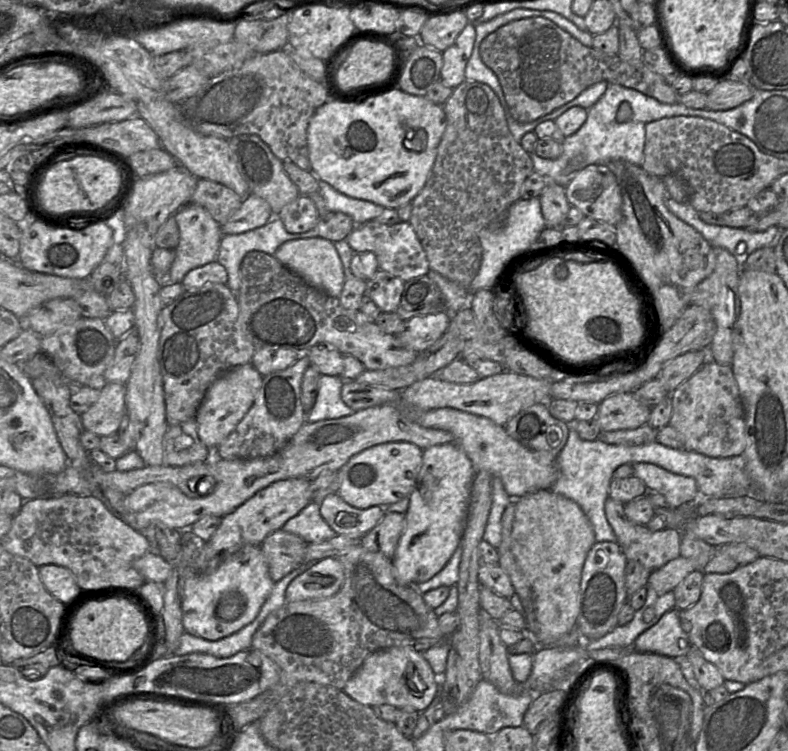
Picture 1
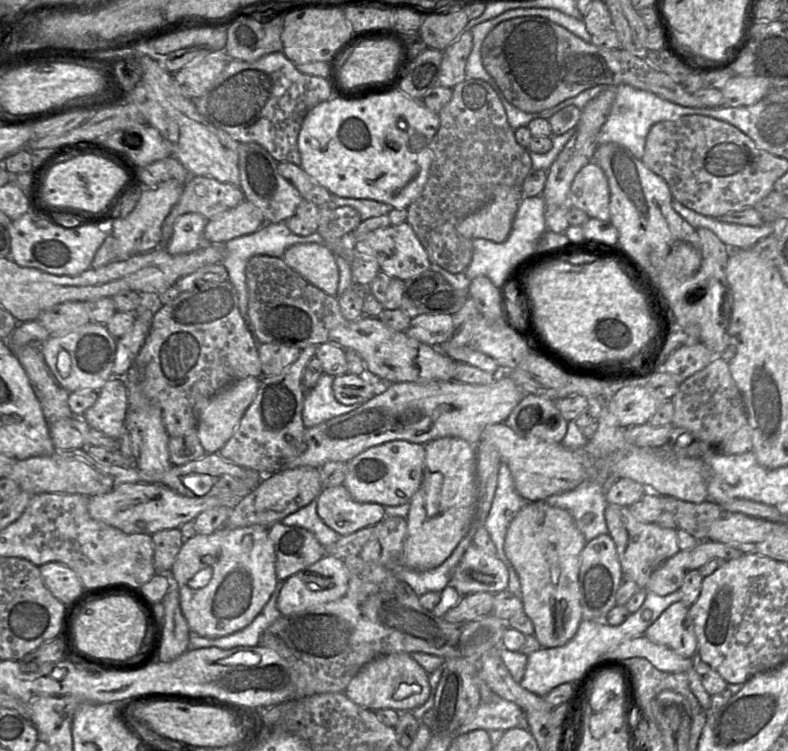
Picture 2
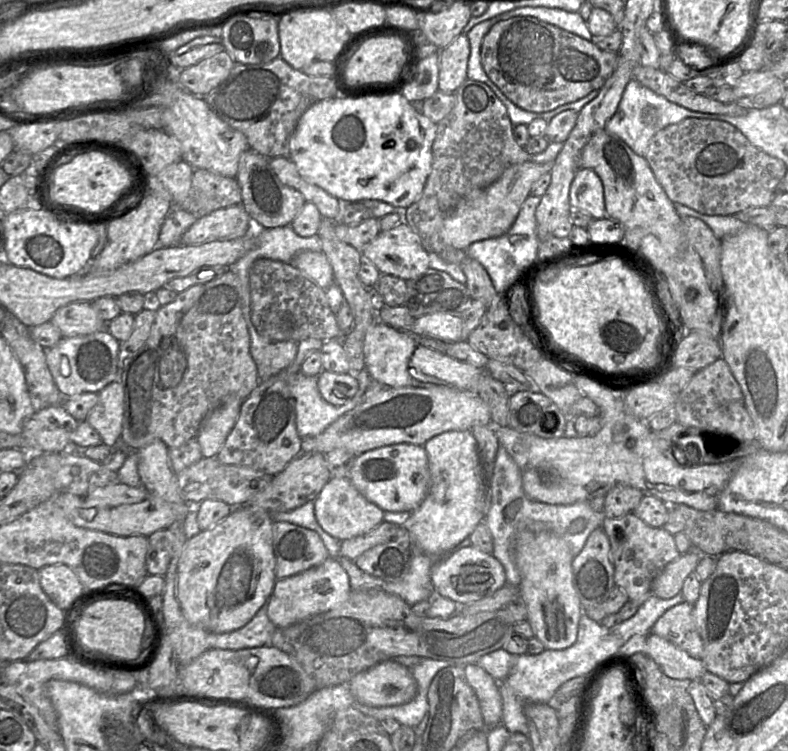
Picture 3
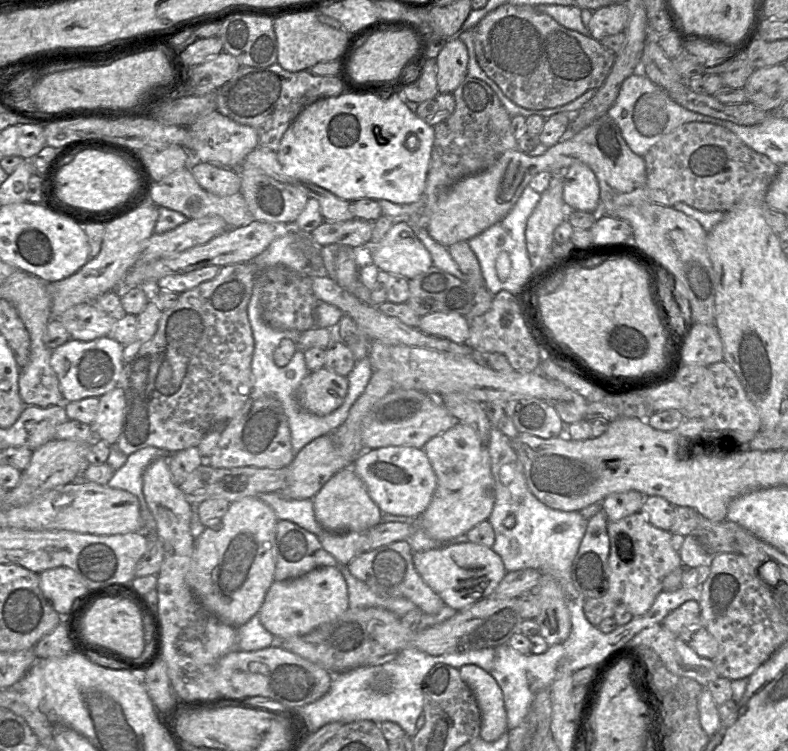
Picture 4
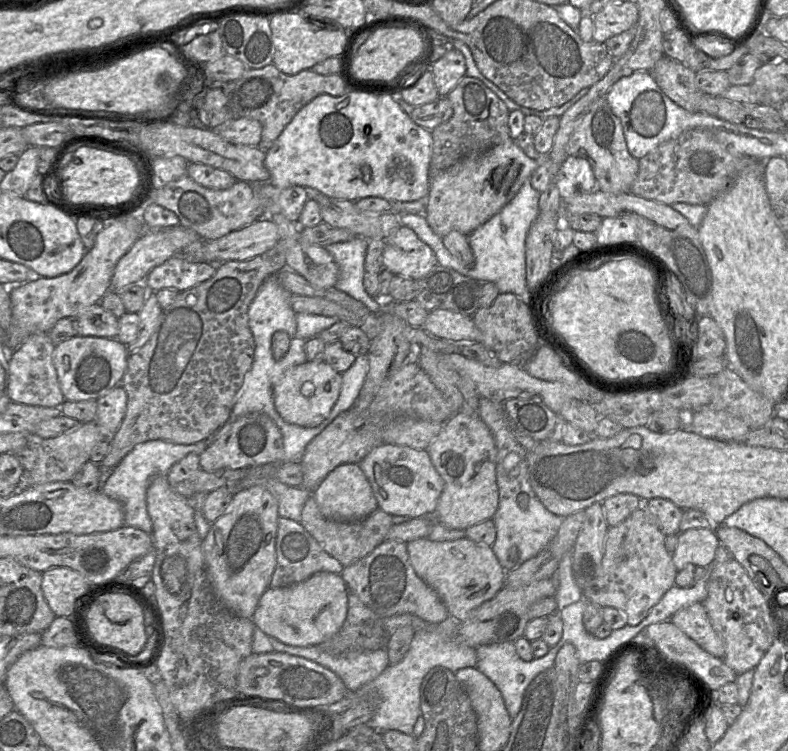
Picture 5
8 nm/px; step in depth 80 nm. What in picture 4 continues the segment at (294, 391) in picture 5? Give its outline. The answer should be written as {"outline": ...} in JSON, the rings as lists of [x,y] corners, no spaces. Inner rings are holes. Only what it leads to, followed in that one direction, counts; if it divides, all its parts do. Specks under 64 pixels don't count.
{"outline":[[[322,367],[309,372],[303,379],[296,392],[296,400],[303,410],[324,416],[343,404],[348,389],[346,376]]]}

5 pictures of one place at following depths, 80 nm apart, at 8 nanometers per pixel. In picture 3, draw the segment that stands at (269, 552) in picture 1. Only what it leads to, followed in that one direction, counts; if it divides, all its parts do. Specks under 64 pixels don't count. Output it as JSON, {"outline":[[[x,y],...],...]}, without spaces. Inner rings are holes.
{"outline":[[[274,521],[273,549],[277,579],[299,574],[330,557],[318,533],[290,522]]]}

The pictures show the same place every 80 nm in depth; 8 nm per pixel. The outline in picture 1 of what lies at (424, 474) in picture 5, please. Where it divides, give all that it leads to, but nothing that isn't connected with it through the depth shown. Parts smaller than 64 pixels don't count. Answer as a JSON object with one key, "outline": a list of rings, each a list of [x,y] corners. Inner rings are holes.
{"outline":[[[387,442],[372,446],[353,456],[340,470],[341,486],[338,494],[353,507],[365,509],[371,506],[393,504],[413,492],[423,452],[410,442]]]}

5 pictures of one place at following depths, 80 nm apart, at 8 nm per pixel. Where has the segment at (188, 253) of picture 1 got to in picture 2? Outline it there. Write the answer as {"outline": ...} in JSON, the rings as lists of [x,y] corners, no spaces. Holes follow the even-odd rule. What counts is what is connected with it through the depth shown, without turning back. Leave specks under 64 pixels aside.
{"outline":[[[186,213],[174,222],[173,235],[164,247],[172,255],[190,253],[212,244],[204,237],[208,219],[198,213]]]}

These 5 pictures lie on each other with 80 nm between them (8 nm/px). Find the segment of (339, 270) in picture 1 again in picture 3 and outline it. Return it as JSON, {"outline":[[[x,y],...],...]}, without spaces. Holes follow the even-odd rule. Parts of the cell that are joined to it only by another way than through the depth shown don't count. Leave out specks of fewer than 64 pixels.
{"outline":[[[302,251],[291,264],[324,290],[334,284],[333,268],[324,252]]]}

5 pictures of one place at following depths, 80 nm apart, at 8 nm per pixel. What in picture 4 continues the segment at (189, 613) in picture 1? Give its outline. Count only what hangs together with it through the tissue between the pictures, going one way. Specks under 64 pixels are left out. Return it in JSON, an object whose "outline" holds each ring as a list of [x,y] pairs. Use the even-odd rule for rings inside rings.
{"outline":[[[260,497],[232,502],[218,523],[195,540],[186,583],[197,601],[221,621],[238,627],[256,615],[274,582],[277,560],[274,510]]]}

